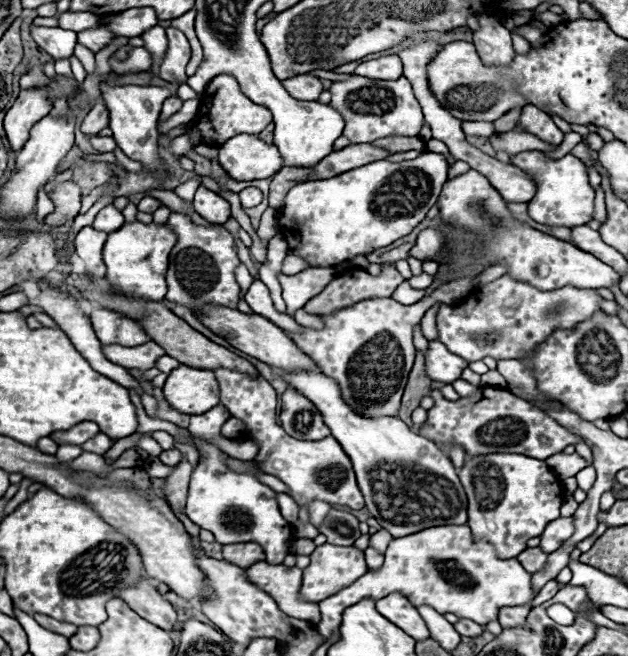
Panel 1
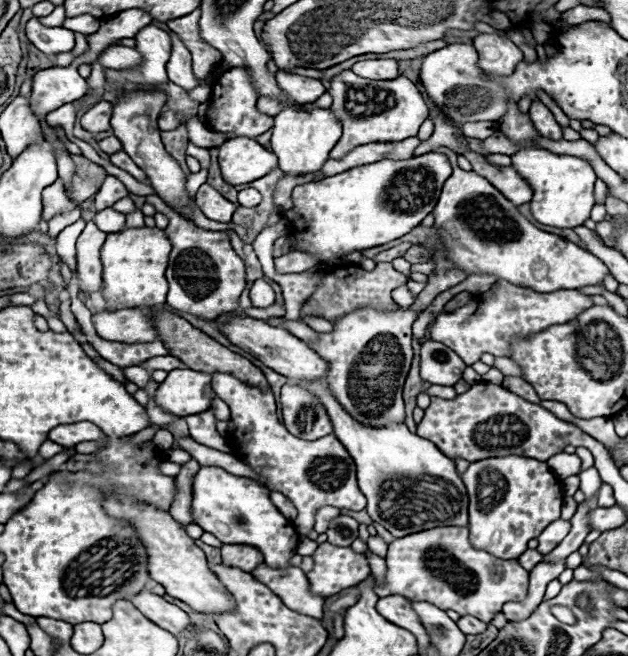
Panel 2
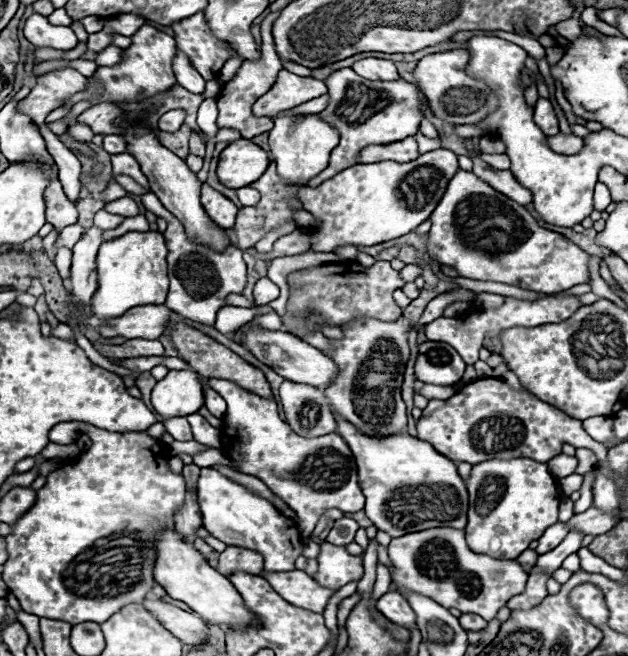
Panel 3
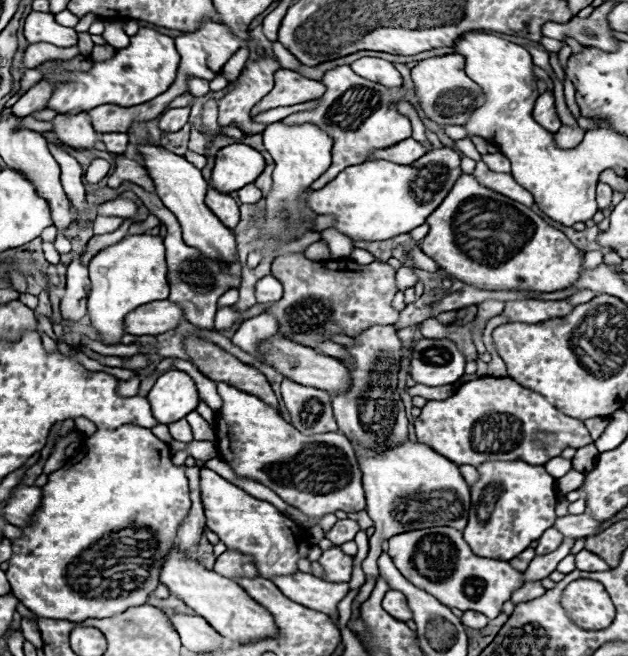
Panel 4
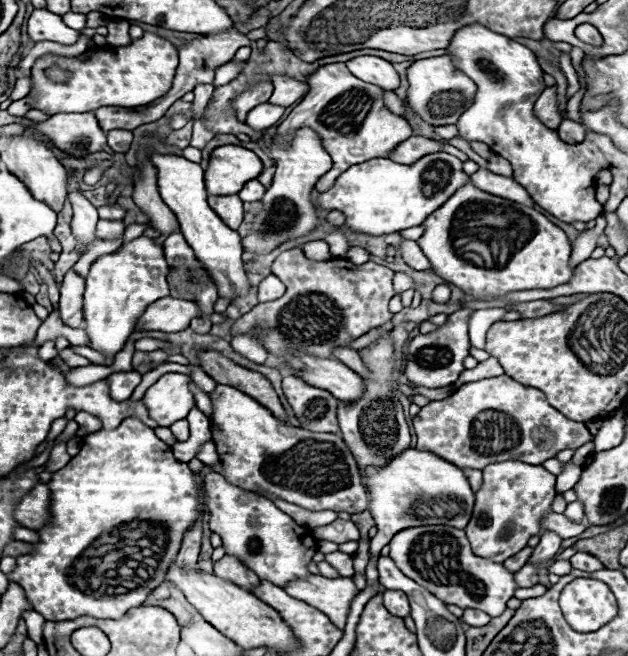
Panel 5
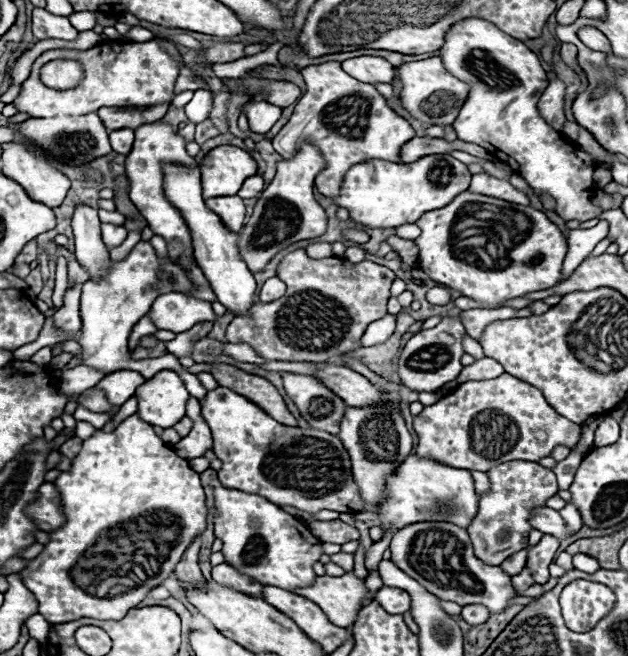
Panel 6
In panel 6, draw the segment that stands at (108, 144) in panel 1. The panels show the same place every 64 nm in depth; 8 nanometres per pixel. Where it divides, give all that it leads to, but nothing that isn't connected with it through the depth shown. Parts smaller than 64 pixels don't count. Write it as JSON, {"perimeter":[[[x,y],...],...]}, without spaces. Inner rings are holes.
{"perimeter":[[[120,128],[120,130],[112,130],[110,132],[110,144],[112,150],[118,154],[128,154],[134,142],[134,130],[130,128]]]}

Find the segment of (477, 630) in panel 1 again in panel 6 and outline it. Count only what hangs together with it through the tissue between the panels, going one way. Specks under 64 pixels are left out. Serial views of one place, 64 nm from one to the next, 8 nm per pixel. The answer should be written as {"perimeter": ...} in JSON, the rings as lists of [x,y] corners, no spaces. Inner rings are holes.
{"perimeter":[[[468,604],[462,608],[460,616],[470,624],[470,626],[478,626],[484,624],[490,618],[490,610],[486,606],[476,606],[476,604]]]}

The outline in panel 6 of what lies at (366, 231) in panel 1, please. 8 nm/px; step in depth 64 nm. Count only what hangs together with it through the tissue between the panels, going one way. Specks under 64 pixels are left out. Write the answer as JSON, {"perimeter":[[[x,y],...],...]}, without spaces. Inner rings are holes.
{"perimeter":[[[430,154],[430,156],[424,156],[416,162],[412,162],[412,164],[396,164],[396,162],[388,162],[388,160],[364,162],[360,166],[350,168],[340,196],[336,196],[332,200],[338,206],[346,208],[354,222],[370,226],[370,228],[396,228],[402,224],[412,224],[414,218],[420,218],[424,212],[446,206],[448,202],[452,202],[452,198],[456,198],[456,194],[464,192],[470,186],[472,174],[468,172],[468,166],[462,162],[450,164],[448,160],[454,162],[456,158],[452,158],[450,154]]]}

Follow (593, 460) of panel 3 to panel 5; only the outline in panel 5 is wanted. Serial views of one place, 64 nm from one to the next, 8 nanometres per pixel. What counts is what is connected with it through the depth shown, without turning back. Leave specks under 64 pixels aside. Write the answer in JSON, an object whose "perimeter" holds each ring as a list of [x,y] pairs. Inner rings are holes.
{"perimeter":[[[588,442],[574,451],[572,461],[575,464],[578,464],[578,466],[584,466],[584,464],[590,460],[590,456],[592,456],[594,452],[595,449],[593,442]]]}

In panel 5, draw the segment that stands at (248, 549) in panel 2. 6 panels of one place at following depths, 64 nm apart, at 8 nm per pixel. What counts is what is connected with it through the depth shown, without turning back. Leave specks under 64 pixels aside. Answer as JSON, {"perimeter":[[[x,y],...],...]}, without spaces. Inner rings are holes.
{"perimeter":[[[224,556],[222,560],[218,560],[214,564],[214,574],[244,590],[254,590],[260,584],[260,578],[252,570],[244,568],[238,558],[232,558],[232,556]]]}

